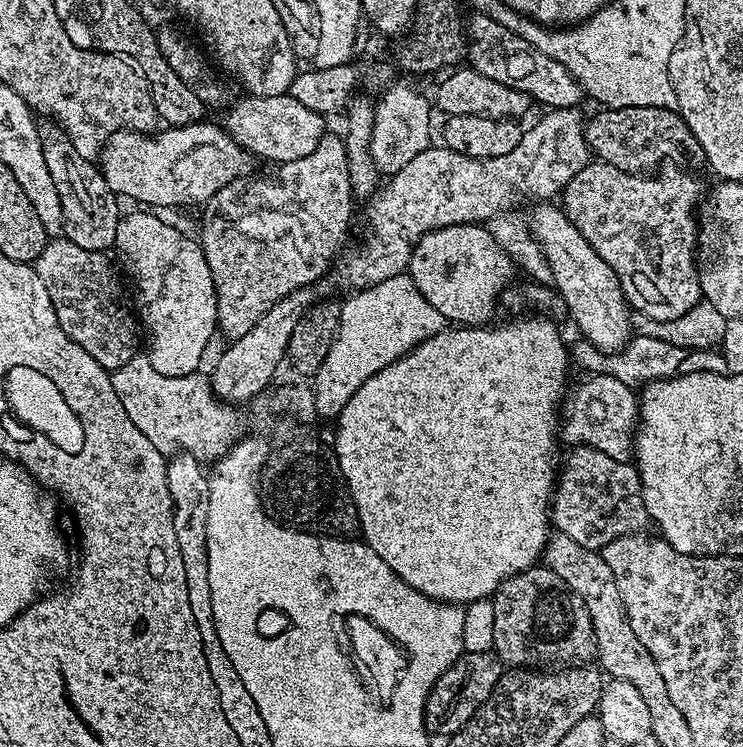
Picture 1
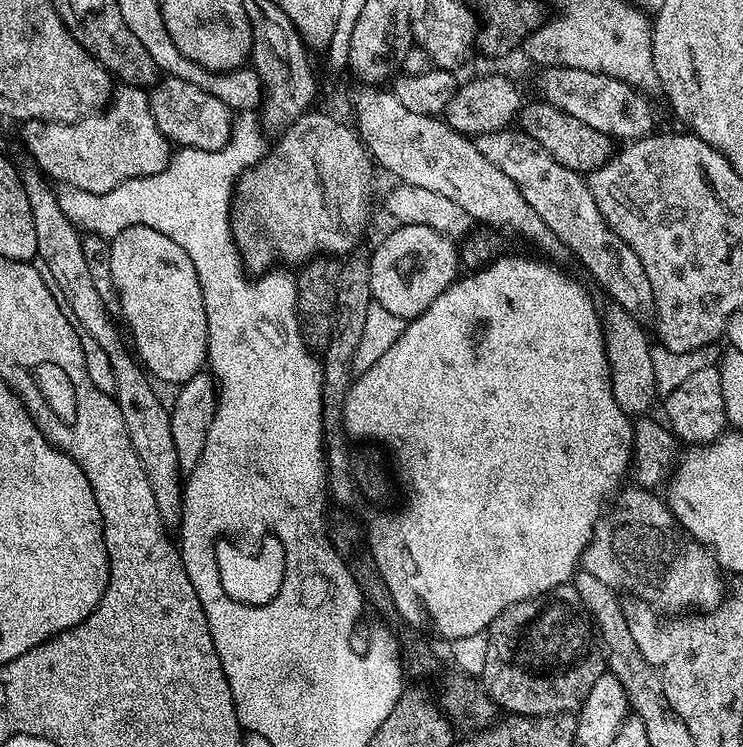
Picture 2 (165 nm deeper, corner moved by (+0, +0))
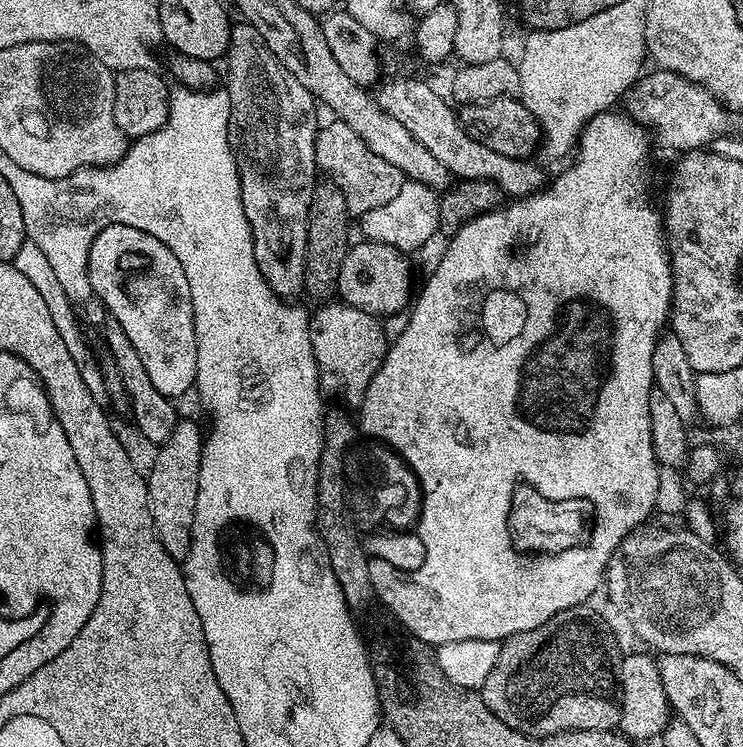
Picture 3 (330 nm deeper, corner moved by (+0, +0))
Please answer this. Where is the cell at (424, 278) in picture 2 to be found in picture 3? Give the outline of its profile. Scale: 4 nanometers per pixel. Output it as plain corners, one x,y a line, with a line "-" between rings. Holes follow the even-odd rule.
371,242
361,243
353,243
349,247
346,258
336,275
336,292
339,299
343,303
349,304
351,307
356,307
358,310
369,312
377,318
403,313
409,307
410,301
414,296
414,288
412,292
412,268
408,265
409,257
400,250
391,248
389,245

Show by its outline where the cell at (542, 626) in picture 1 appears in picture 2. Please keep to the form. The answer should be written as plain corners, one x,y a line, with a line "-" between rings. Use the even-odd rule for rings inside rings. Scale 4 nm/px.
571,583
559,584
558,587
550,589
549,592
543,592
540,596
526,598
522,602
514,602
514,606
502,610
502,614
498,614
498,618
494,618
494,622
486,631
489,645
486,649
485,668
482,675
484,691
492,697
493,704
499,706
508,714
518,716
559,716
571,713
573,710
579,709
580,705
584,703
586,694
590,694
590,686
594,686
594,682
598,682
598,678
606,670
606,657
604,655
604,646
600,642
600,633
597,632
596,625
592,622
592,615
586,610
578,590

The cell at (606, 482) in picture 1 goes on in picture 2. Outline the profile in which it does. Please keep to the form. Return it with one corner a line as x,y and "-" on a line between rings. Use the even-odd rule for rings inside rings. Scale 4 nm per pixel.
637,486
627,488
611,501
606,515
593,530
590,542
580,556
583,571
594,574
594,578
606,582
606,586
616,589
617,593
631,594
646,601
661,614
688,614
693,610
708,614
719,608
726,599
726,576
720,563
712,555
712,549
699,544
676,521
676,515
668,509
661,497
659,500
655,496
655,491

